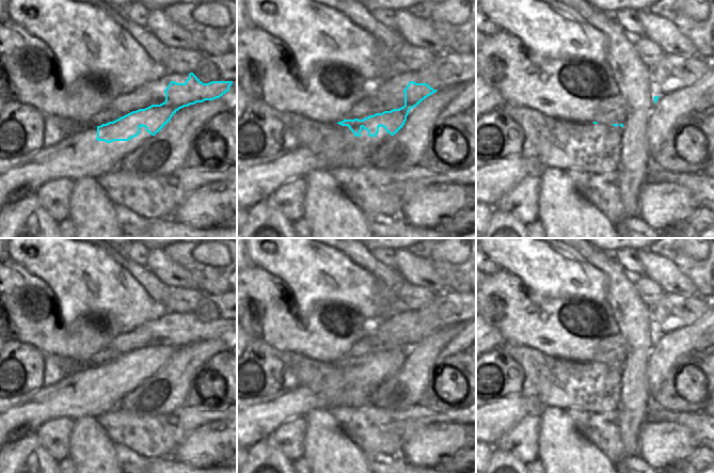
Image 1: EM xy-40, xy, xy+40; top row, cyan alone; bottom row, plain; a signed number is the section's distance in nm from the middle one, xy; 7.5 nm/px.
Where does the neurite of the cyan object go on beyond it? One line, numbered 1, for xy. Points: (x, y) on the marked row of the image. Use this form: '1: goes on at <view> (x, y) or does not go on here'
1: does not go on here

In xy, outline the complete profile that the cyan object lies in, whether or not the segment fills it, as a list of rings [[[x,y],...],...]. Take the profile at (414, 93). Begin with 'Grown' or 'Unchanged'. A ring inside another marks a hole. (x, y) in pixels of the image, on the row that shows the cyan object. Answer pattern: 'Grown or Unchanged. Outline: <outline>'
Unchanged. Outline: [[[410,81],[407,88],[403,90],[403,107],[399,109],[393,109],[391,111],[384,111],[382,113],[376,113],[363,120],[345,119],[337,124],[342,126],[348,126],[355,137],[362,136],[360,132],[363,128],[368,131],[369,137],[376,137],[380,126],[384,127],[385,131],[391,136],[394,136],[404,125],[409,111],[437,91],[438,90],[433,90],[427,83],[416,83],[414,81]]]

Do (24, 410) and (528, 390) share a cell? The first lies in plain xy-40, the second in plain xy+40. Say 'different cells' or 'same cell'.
different cells

